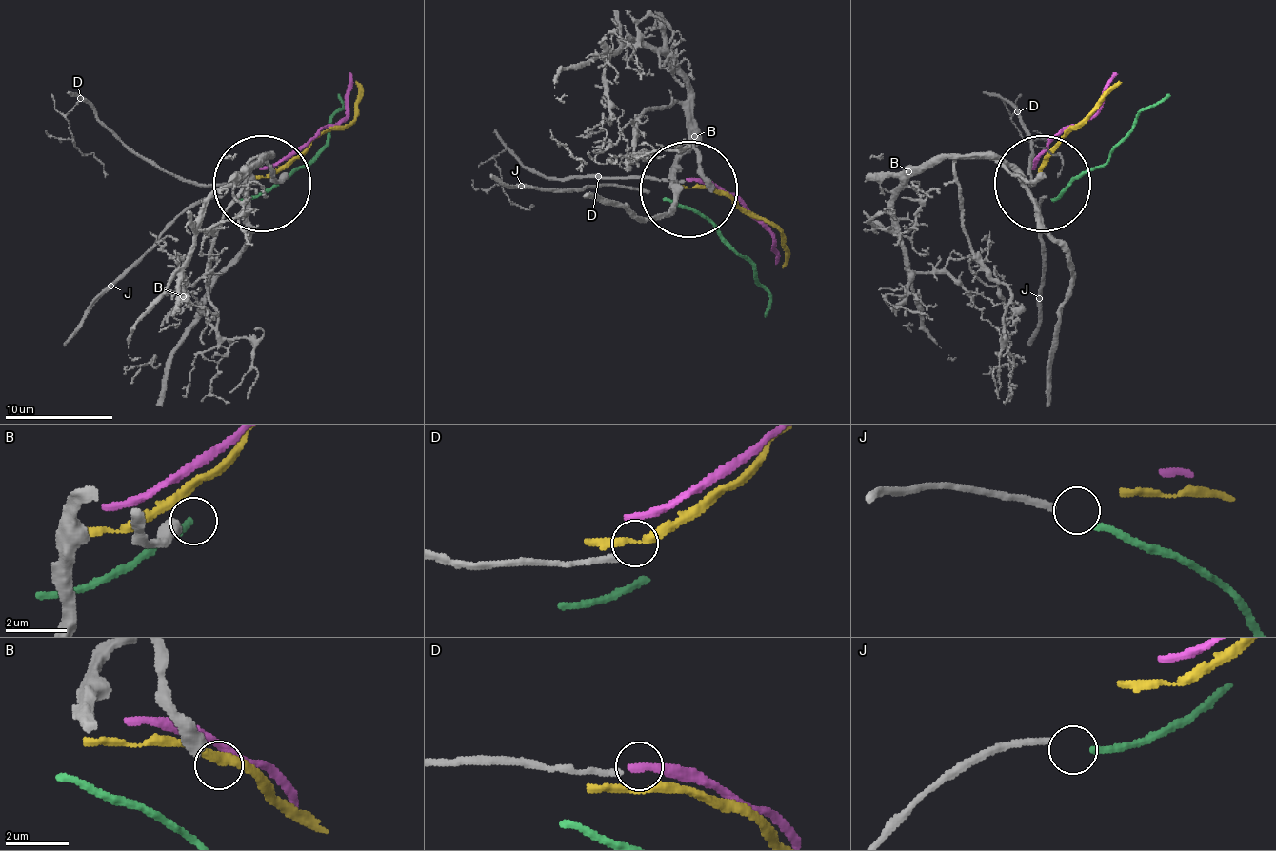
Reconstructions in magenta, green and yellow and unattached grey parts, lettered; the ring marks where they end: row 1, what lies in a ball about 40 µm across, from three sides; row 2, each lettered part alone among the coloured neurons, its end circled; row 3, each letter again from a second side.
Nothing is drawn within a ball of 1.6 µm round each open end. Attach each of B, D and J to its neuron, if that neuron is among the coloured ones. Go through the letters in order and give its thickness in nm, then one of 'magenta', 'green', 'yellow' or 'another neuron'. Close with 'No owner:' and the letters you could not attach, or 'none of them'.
B: calibre 500 nm; another neuron
D: calibre 190 nm; another neuron
J: calibre 220 nm; green
No owner: B, D

